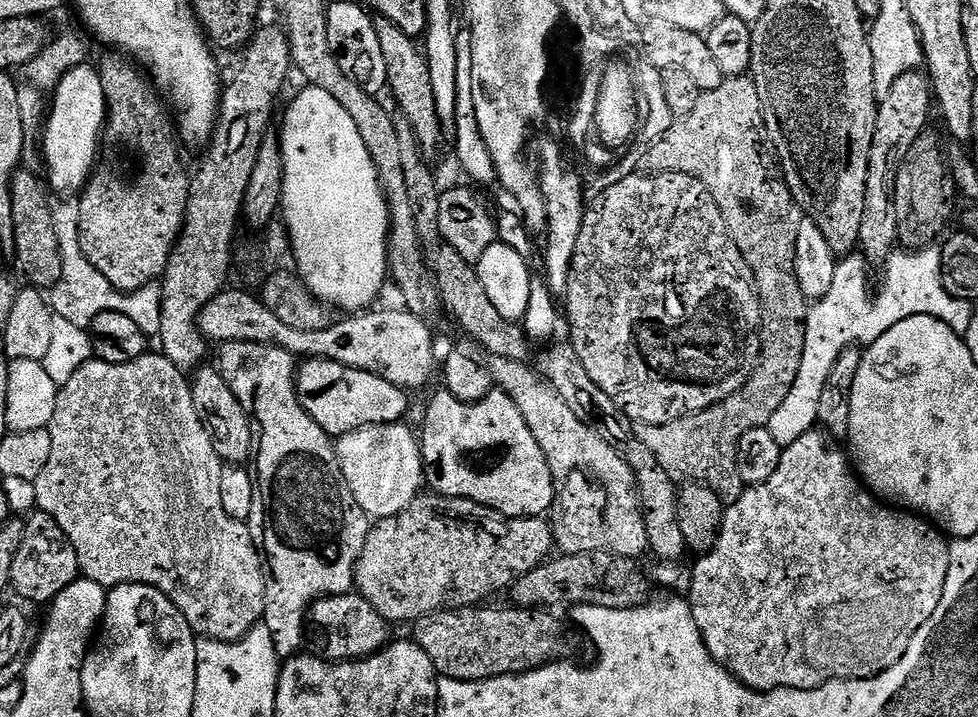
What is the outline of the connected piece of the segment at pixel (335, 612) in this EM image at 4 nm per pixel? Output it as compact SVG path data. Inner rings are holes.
M350 591L344 596L321 596L312 603L306 621L306 640L310 648L312 644L311 651L323 660L361 660L384 649L390 640L388 628L389 621L364 596Z

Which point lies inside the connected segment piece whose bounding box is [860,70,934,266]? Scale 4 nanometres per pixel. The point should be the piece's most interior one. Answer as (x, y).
(902, 118)

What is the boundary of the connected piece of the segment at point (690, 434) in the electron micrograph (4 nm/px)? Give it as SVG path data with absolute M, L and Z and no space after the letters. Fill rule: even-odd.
M747 75L725 79L722 86L709 92L701 92L692 113L673 122L670 130L666 130L666 134L662 134L647 152L649 173L686 174L698 178L712 191L738 250L742 250L746 262L752 267L756 289L760 291L762 347L760 363L756 365L751 378L730 398L698 414L665 424L636 424L634 428L635 439L640 440L642 446L646 446L650 454L654 454L654 458L658 458L658 466L662 466L662 470L666 470L672 480L710 486L710 490L714 490L714 494L718 494L718 498L725 505L729 505L743 494L746 487L738 472L739 439L755 427L767 428L774 410L778 410L778 406L786 402L786 394L790 394L790 386L794 386L794 378L798 378L798 366L802 366L810 302L802 294L802 286L796 277L794 258L798 226L806 217L786 186L784 171L780 168L780 159L776 156L774 142L770 138L770 130L766 130L766 118L762 102L758 98L756 83Z

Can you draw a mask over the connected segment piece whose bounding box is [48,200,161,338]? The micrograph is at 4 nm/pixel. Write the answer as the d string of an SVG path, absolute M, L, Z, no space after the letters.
M72 200L66 204L57 203L53 207L55 234L58 235L59 249L62 251L62 277L49 291L48 301L53 313L82 329L92 325L92 319L104 312L126 314L133 319L142 332L152 338L161 330L161 290L160 284L153 282L136 292L120 292L98 270L91 266L82 254L81 239L78 238L78 214L80 206Z

